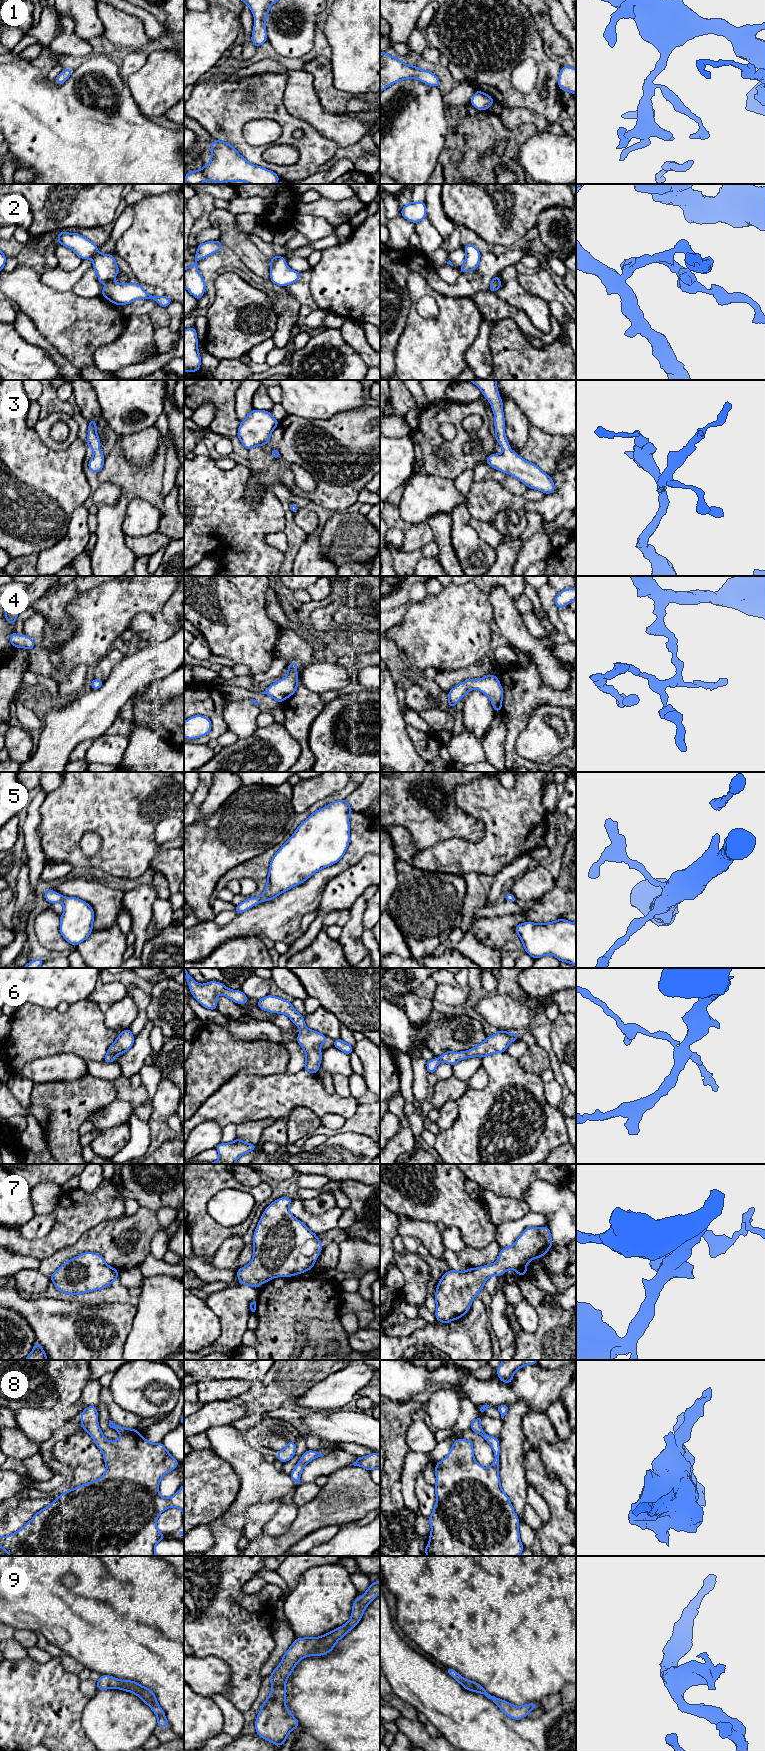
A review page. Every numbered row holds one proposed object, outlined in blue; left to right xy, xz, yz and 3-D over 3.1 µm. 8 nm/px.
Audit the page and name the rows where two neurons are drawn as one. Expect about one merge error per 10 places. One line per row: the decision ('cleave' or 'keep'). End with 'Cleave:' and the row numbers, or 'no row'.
1: keep
2: keep
3: keep
4: keep
5: keep
6: keep
7: keep
8: keep
9: keep
Cleave: no row

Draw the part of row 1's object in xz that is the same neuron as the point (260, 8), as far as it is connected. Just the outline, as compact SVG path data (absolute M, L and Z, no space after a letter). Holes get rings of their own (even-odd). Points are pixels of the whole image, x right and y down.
M242 0L254 15L254 27L251 36L253 45L257 48L267 41L266 17L269 8L279 0Z

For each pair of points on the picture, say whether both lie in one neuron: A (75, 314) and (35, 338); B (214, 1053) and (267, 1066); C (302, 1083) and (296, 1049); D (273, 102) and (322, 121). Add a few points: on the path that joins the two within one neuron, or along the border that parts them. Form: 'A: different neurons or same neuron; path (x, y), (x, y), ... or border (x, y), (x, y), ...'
A: different neurons; border (26, 315), (37, 331), (56, 351)
B: same neuron; path (227, 1055), (254, 1057)
C: different neurons; border (303, 1069), (294, 1073), (286, 1072)
D: different neurons; border (285, 83), (283, 103), (290, 113), (304, 121)

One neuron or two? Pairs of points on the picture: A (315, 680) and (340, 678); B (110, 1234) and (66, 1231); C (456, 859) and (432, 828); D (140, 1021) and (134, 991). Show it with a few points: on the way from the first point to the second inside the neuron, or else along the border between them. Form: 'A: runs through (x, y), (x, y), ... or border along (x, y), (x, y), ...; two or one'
A: runs through (321, 678), (334, 678); one
B: border along (105, 1220), (89, 1228), (73, 1243), (66, 1246); two
C: border along (465, 840), (459, 837), (441, 839), (419, 849); two
D: runs through (141, 1014), (140, 998); one

